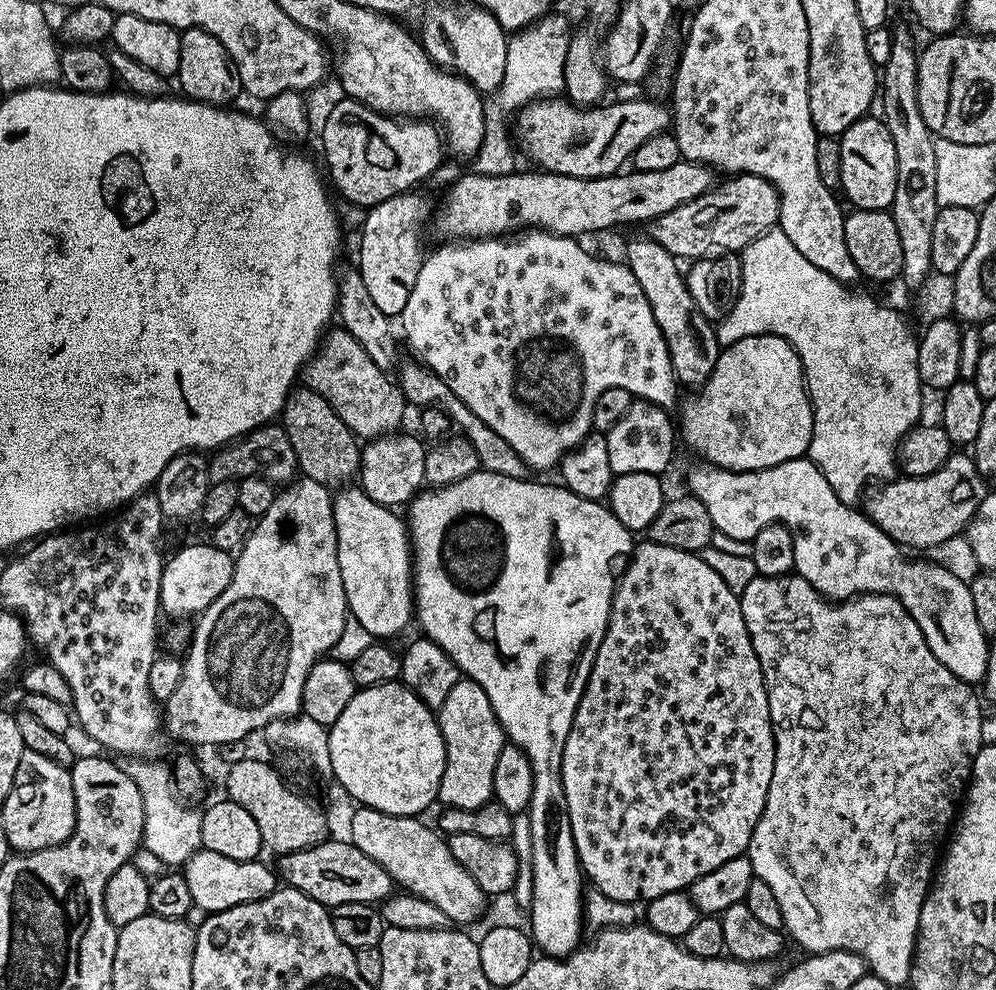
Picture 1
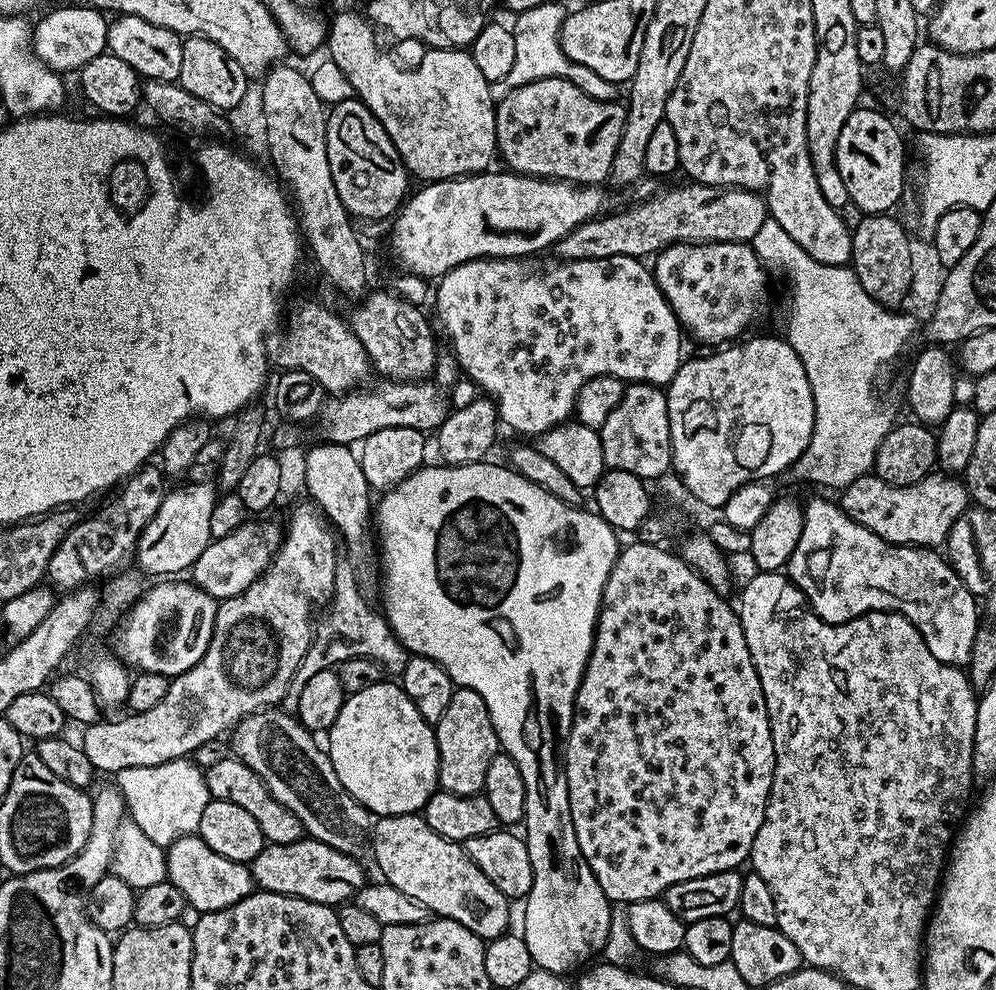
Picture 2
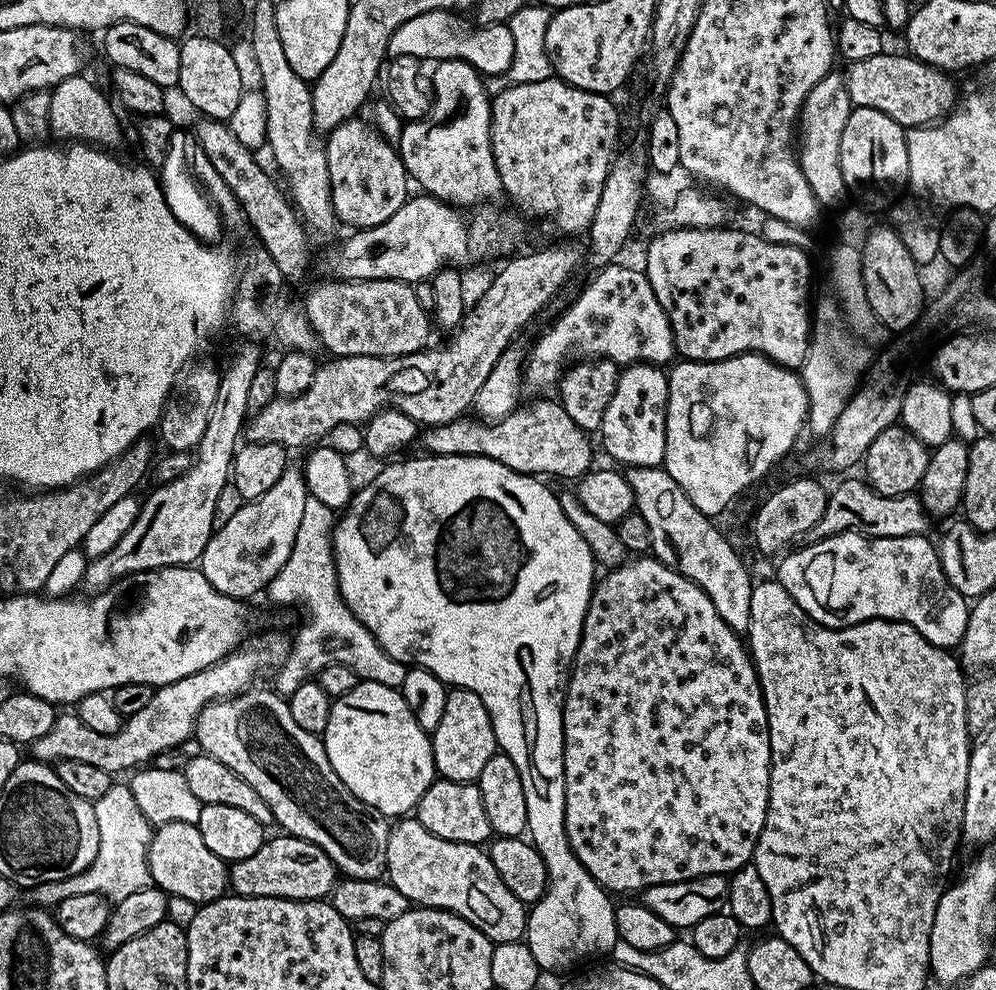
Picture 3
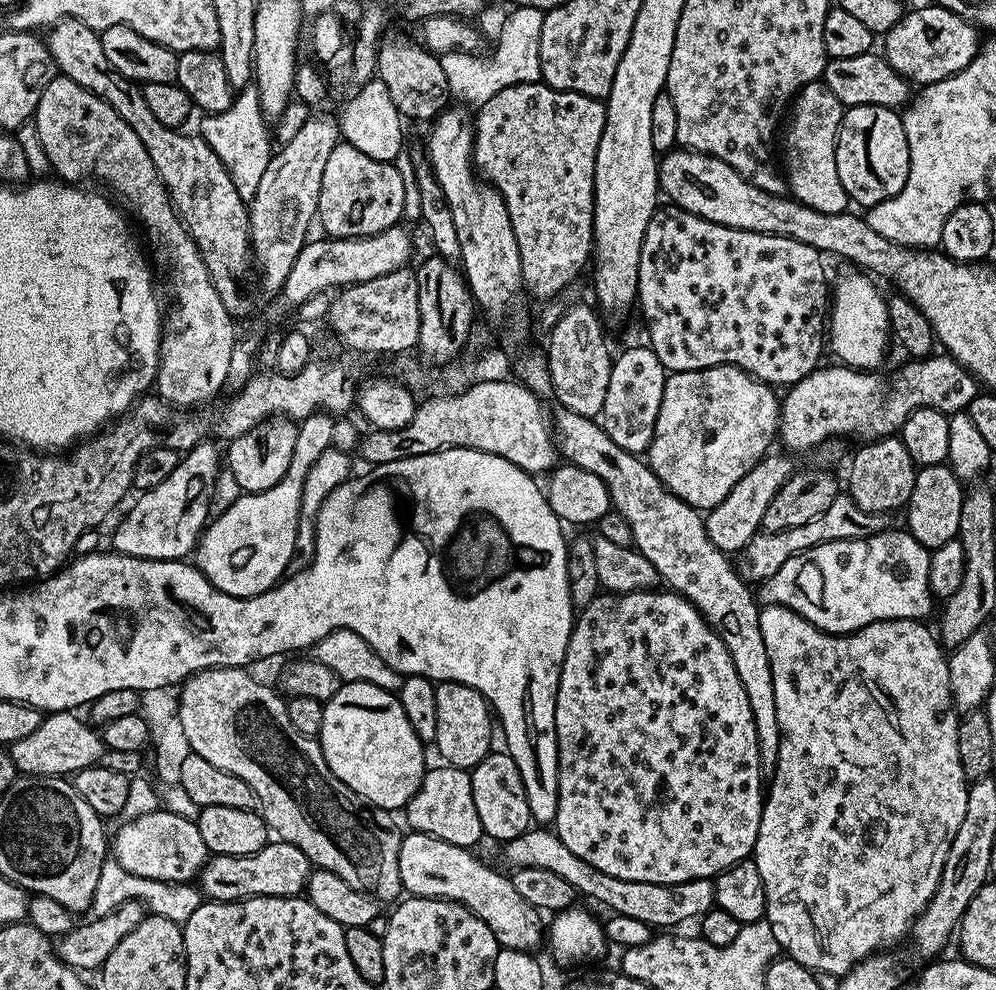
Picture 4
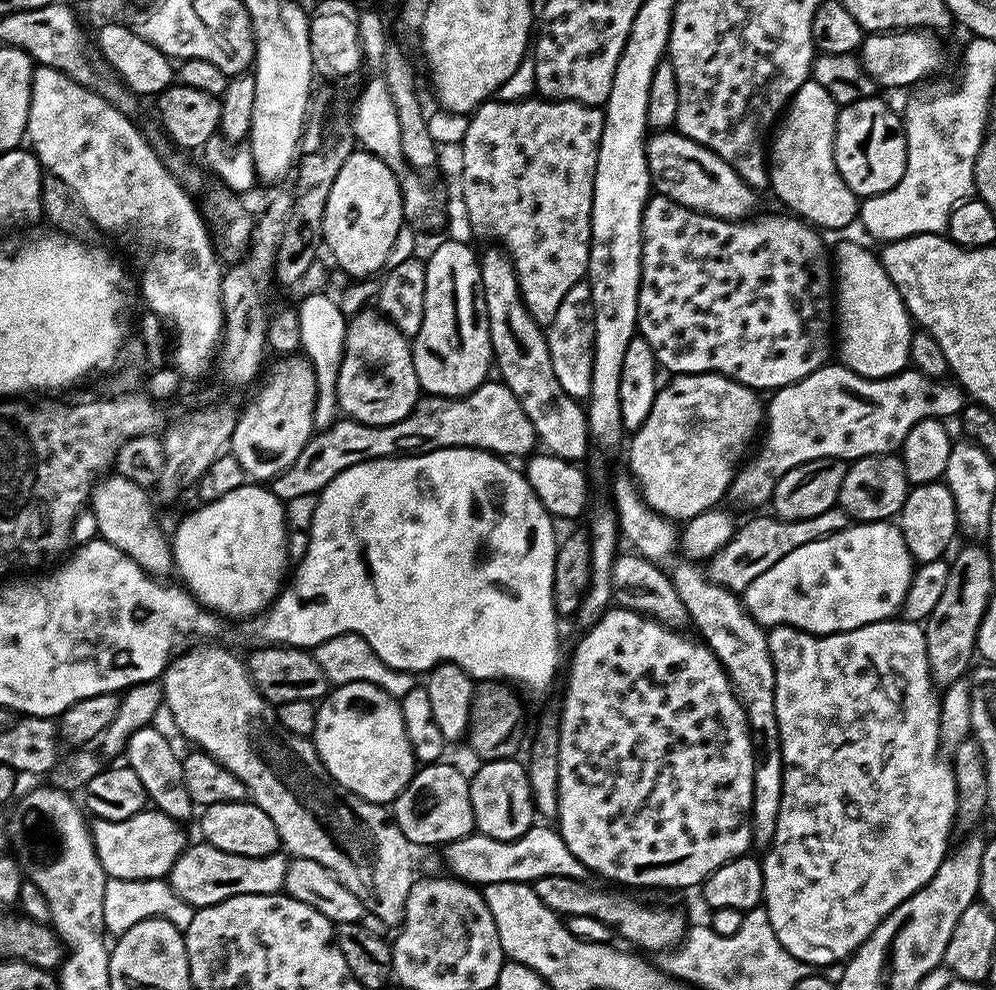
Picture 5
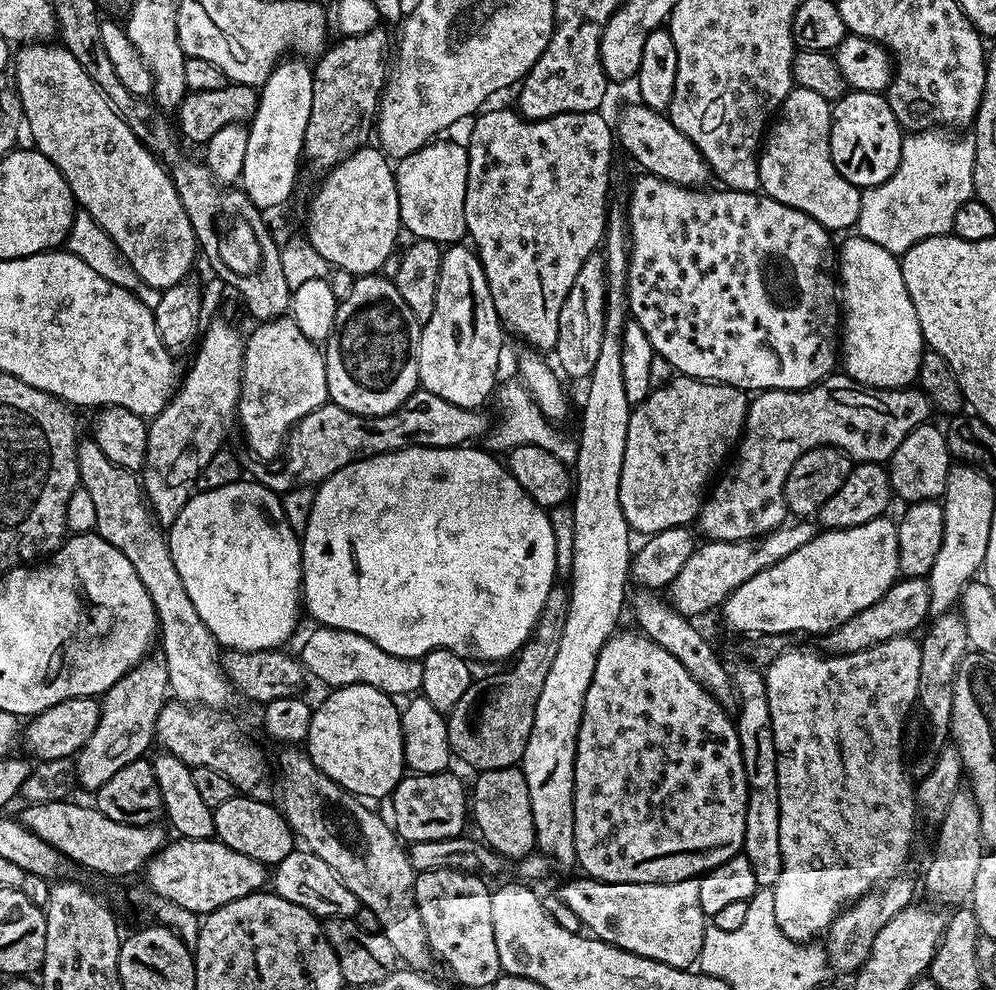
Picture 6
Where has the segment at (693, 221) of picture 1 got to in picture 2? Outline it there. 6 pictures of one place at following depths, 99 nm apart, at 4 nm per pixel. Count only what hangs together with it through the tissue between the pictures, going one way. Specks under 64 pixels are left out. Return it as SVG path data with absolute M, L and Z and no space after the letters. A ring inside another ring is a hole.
M684 182L681 188L660 192L625 212L608 215L588 220L582 226L570 230L570 234L566 234L566 238L554 246L554 252L560 255L557 257L561 261L615 256L652 258L671 244L746 244L752 241L754 234L758 234L762 222L769 219L768 205L759 192L695 182Z

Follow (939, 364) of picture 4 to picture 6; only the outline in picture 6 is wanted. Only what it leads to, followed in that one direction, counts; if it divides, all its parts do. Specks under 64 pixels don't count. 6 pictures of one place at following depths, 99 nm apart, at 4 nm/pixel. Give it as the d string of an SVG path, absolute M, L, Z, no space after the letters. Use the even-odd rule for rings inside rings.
M833 374L799 392L770 388L755 393L734 459L727 465L728 473L715 481L700 506L699 535L726 542L765 536L789 519L784 487L790 466L802 454L812 448L830 447L840 449L856 462L887 462L902 446L902 438L929 419L928 412L928 399L919 387L881 388L877 394L846 374Z

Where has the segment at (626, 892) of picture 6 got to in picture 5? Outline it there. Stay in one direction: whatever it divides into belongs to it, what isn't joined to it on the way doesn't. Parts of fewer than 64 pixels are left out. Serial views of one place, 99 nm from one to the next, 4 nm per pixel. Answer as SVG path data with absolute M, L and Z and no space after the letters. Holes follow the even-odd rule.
M551 876L550 878L538 878L534 882L538 898L550 906L557 916L567 918L570 916L585 916L586 918L598 918L598 922L606 922L617 937L629 940L637 949L649 948L652 954L663 952L664 949L676 947L684 939L686 923L680 912L672 908L663 908L660 904L643 904L632 896L623 896L623 891L607 892L604 888L595 888L588 880L575 880L574 878L562 878Z

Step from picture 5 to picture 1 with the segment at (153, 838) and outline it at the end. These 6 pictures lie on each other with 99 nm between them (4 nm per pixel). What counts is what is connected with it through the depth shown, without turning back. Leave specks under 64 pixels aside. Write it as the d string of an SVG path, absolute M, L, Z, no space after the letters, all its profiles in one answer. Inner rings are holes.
M201 847L196 851L182 871L187 884L190 885L190 898L193 904L202 906L208 913L230 910L239 904L245 904L251 900L266 898L278 887L278 876L263 864L263 859L235 860L225 858L223 854L214 854L214 850L206 850Z

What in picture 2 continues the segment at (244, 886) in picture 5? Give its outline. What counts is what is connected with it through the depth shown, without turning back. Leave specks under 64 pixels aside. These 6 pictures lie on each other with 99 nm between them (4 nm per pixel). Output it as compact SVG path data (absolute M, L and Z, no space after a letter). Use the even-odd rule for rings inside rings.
M305 838L289 844L265 843L264 849L250 861L250 871L257 889L340 906L351 901L365 886L360 862L357 857L342 854L342 850L334 850L334 846L326 846L326 842Z

